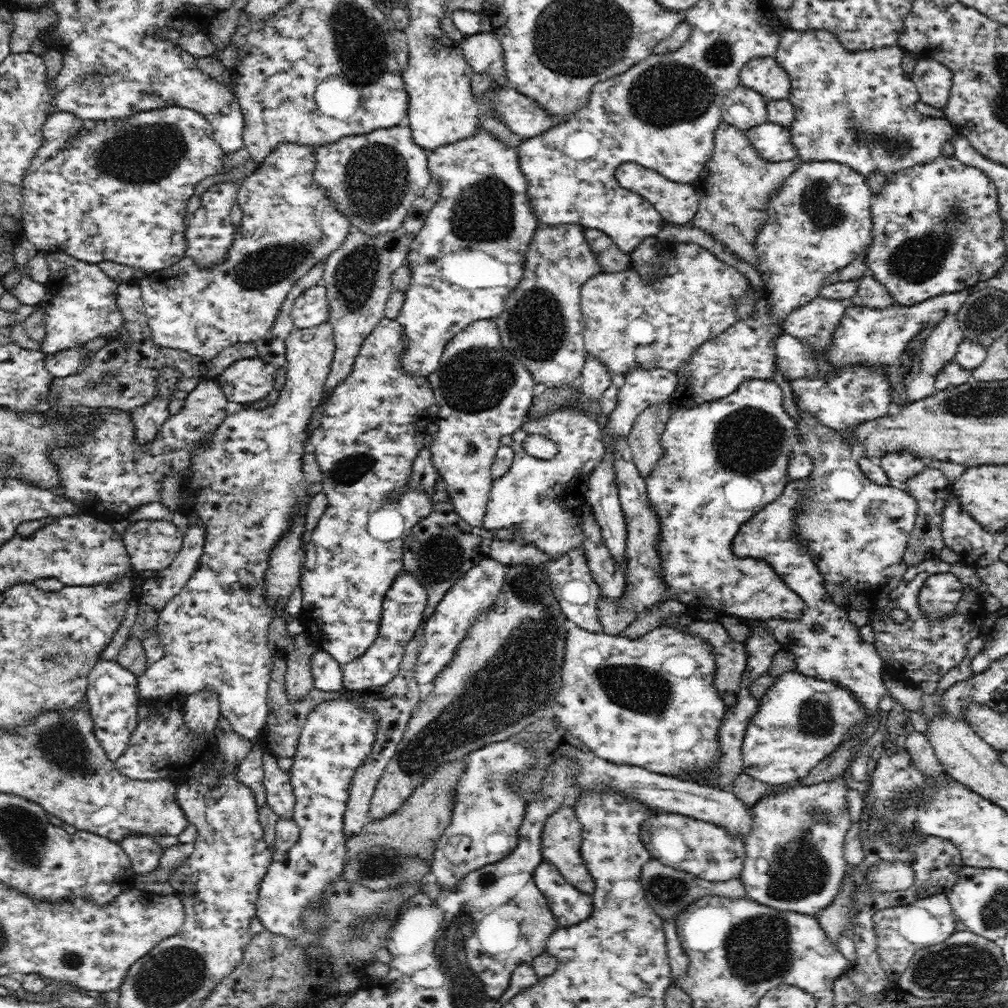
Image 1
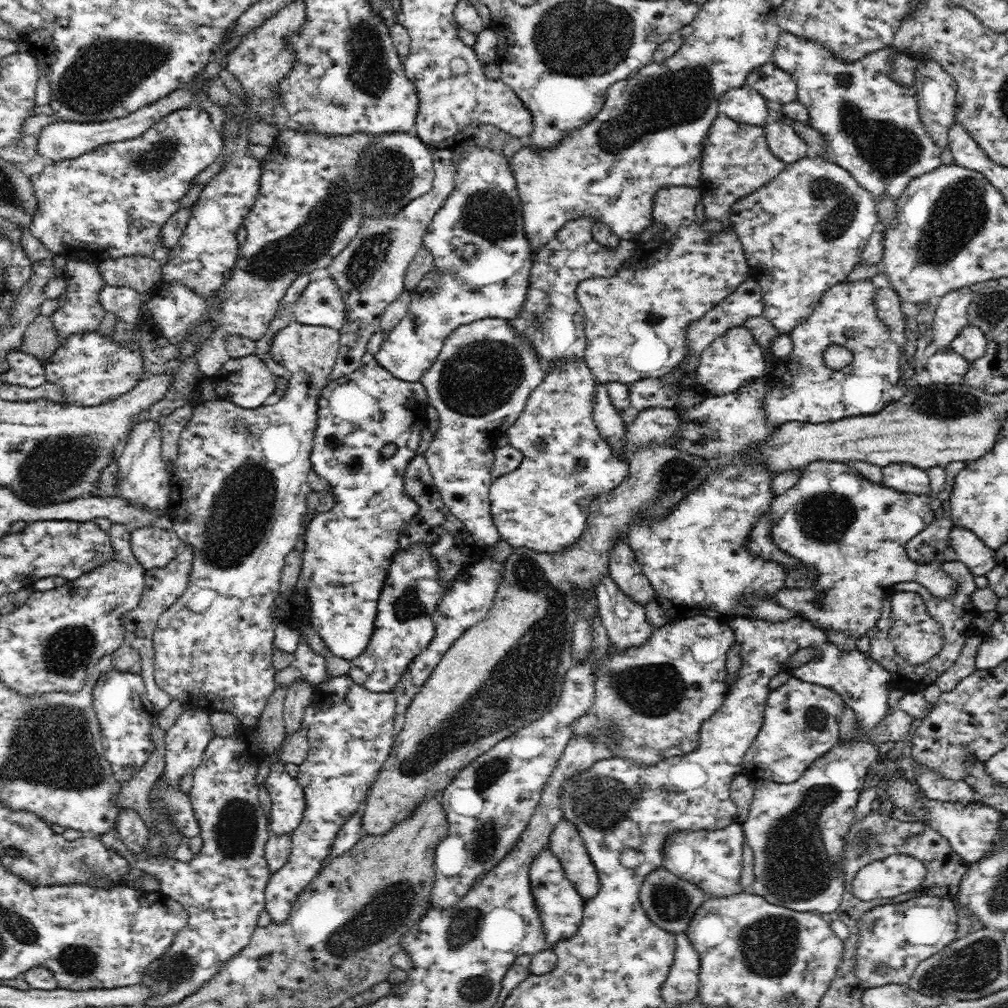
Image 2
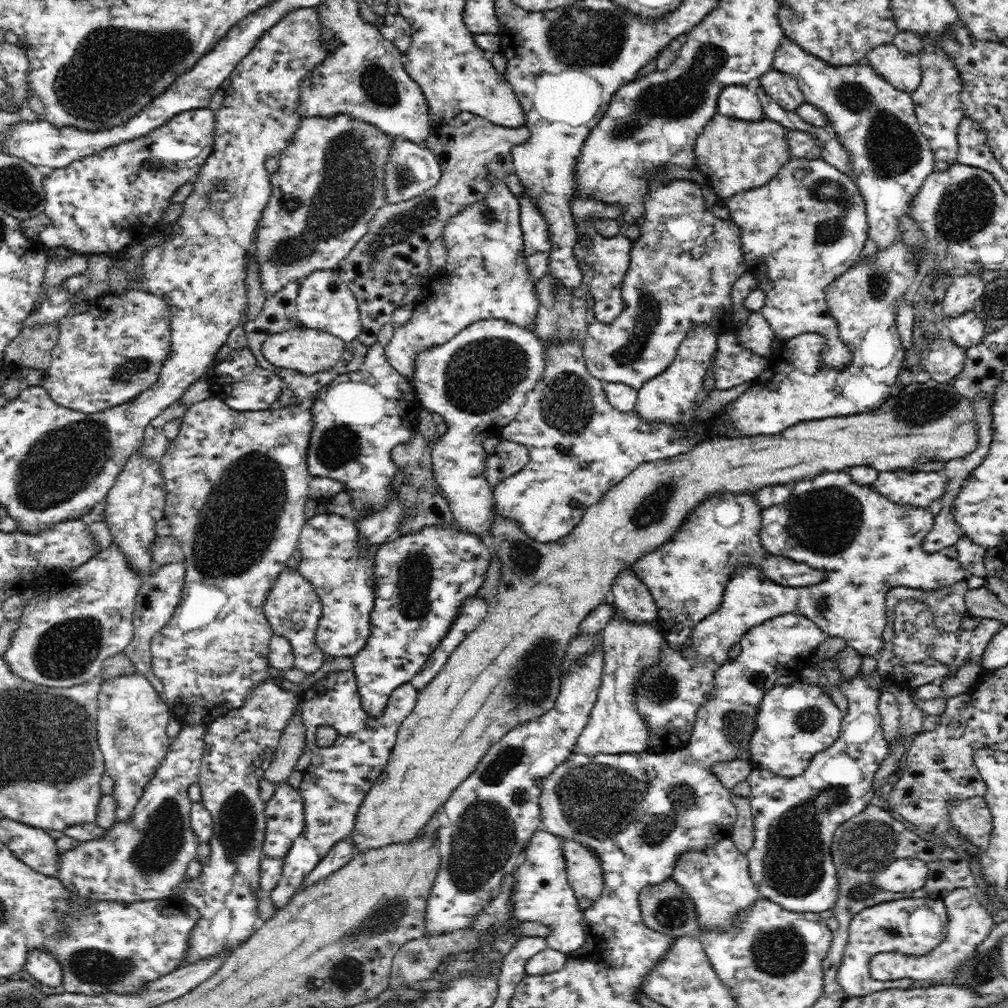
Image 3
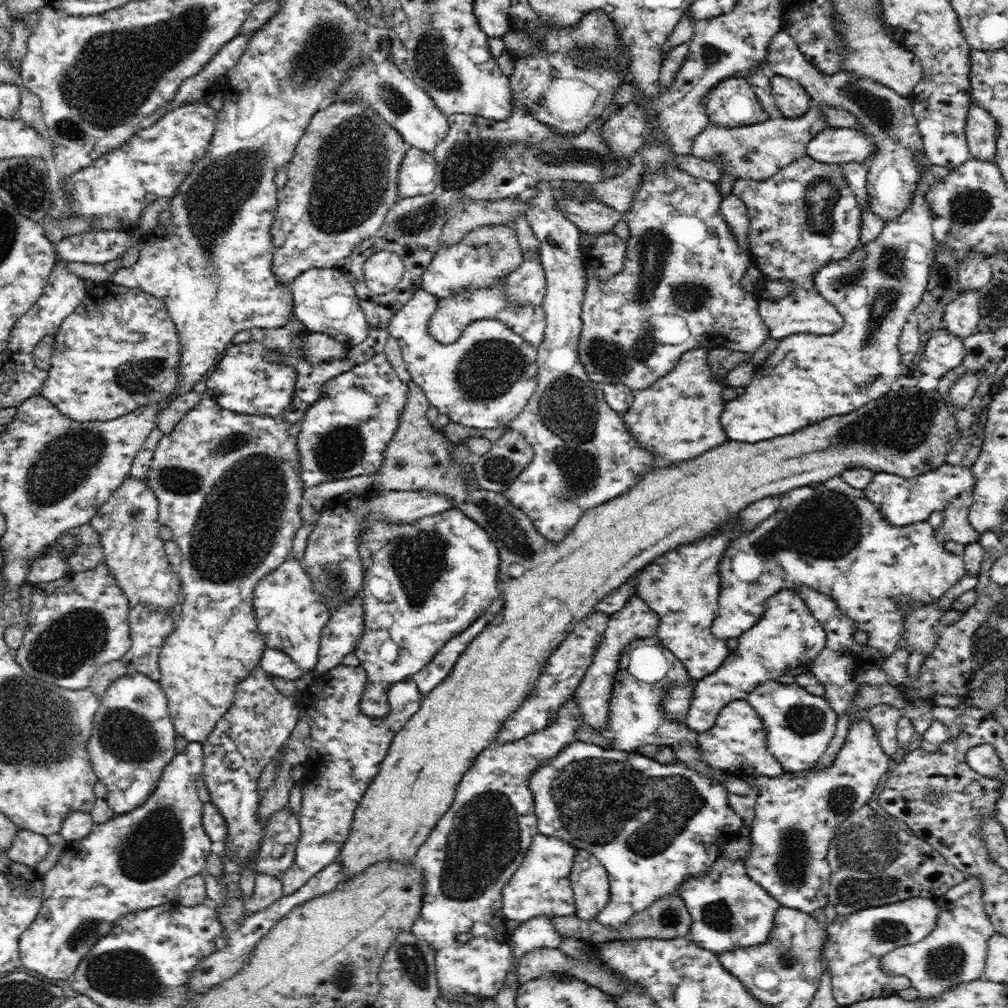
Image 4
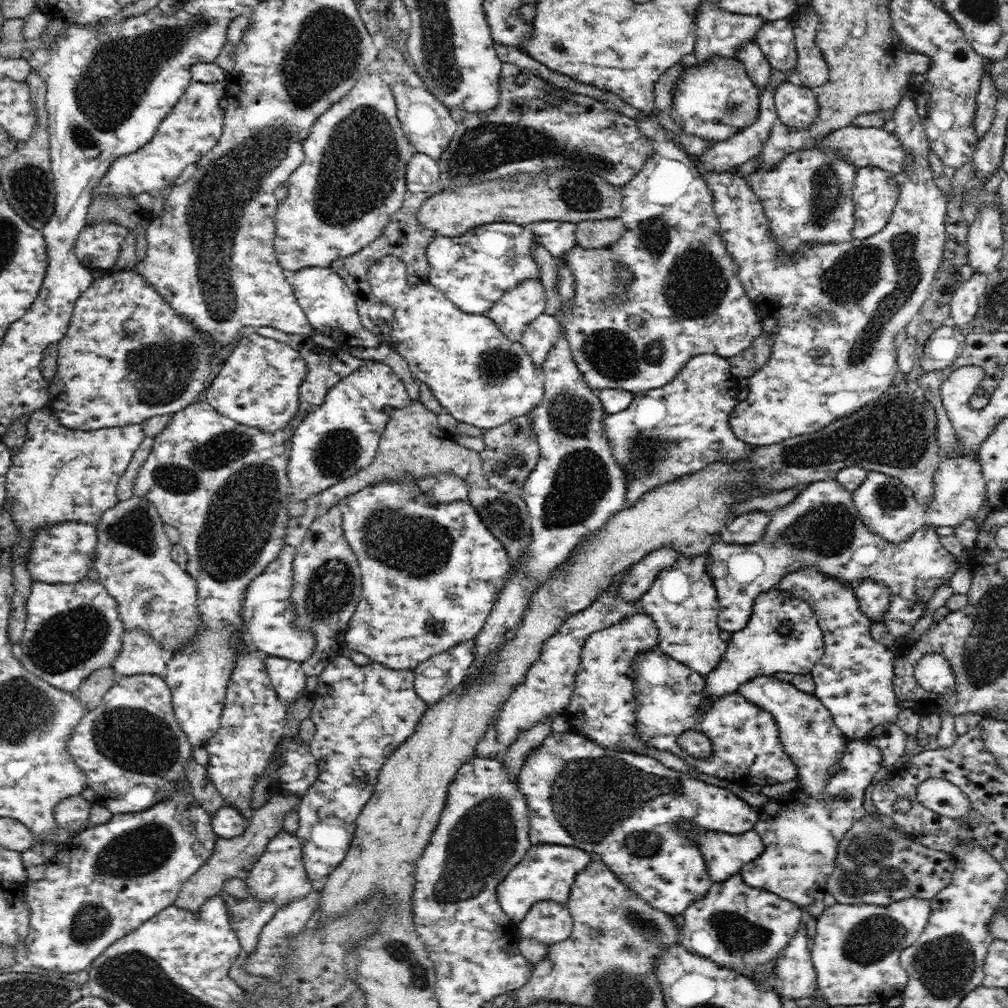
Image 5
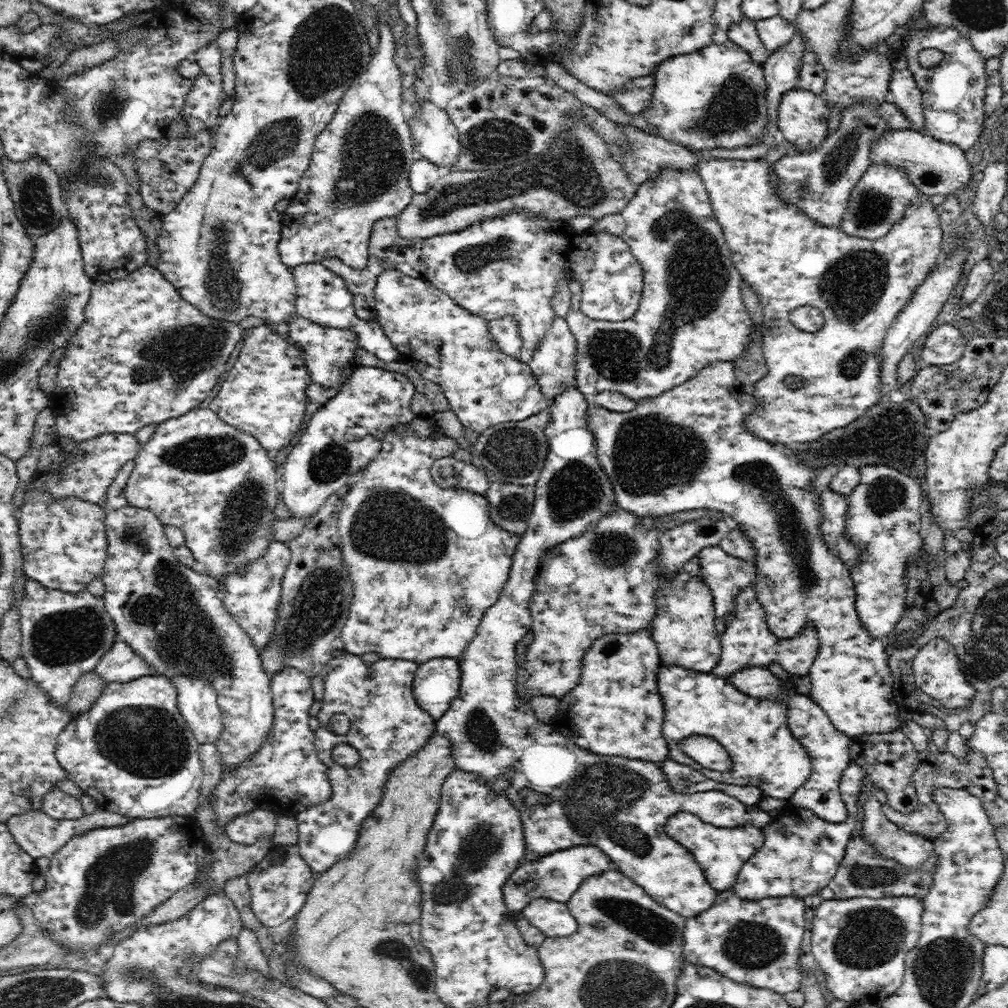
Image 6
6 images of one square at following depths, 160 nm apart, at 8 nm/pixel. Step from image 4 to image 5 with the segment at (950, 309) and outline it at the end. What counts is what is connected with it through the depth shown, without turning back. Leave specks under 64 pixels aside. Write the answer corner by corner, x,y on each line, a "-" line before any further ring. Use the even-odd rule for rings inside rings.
974,273
968,282
964,282
953,295
950,302
951,317
956,327
964,326
976,318
984,288
987,288
989,276

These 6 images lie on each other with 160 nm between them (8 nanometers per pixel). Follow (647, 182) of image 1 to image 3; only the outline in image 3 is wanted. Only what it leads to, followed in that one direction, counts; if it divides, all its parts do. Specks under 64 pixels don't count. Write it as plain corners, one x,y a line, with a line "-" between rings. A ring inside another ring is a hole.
676,179
670,183
663,183
653,188
650,188
649,193
644,199
644,212
642,213
641,219
637,220
637,225
640,227
640,236
633,241
633,247
629,256
630,262
626,273
626,277
622,281
622,299
623,299
623,310
620,316
614,320
610,325
607,323
599,322
595,318
595,304
591,297
585,299
587,303
587,333
585,340
582,342
583,354
586,359
586,366
589,373
599,381
603,383
622,383
635,388
637,391
639,388
646,384
649,380
652,380
655,376
658,376
661,372
664,372
666,368
672,364
674,358
677,356
680,344
682,340
686,339
686,332
694,326
702,325
712,325
714,328
720,328
718,333
726,331
736,331
738,335
738,343
744,349
748,349
750,353
754,353
758,356
762,356
765,359
770,359
774,354
772,351
772,344
776,339
772,327
766,321
766,318
758,312
751,312
750,318
744,322
742,326
733,325
733,303
732,303
732,290
734,282
747,271
746,259
743,257
742,243
741,243
741,230
739,227
729,219
718,219
712,215
712,212
708,210
708,205
705,204
706,199
702,195
703,186
699,183
689,182
684,179

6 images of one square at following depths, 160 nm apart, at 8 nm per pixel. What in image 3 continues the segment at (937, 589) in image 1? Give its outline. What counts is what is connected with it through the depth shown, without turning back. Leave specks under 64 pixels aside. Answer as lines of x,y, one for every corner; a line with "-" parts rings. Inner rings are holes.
840,470
840,472
822,472
814,476
814,478
806,478
804,480
796,481
791,488
791,496
786,499
782,504
774,504
768,508
763,509
761,512
761,527
759,532
760,544
765,552
768,552
768,555
774,557
784,557
786,559
793,559
794,561
803,559
804,563
808,564
812,568
817,568
818,570
823,571
822,582
818,584
813,584
809,587
791,587
788,585
782,585
774,583
774,581
768,579
766,574
762,573
756,565
742,565
738,567
733,575
730,577
728,584
726,585
724,596
722,599
722,604
716,612
713,612
712,615
707,616
705,619
700,620
692,632
690,632
690,640
684,648
674,648
667,641
664,646
662,646
662,652
660,654
660,660
658,664
650,666
642,670
642,676
636,680
634,688
632,688
632,693
634,693
634,703
636,703
636,709
638,713
646,722
646,727
650,731
650,736
648,736
647,749
645,753
650,755
659,756
660,754
666,754
671,752
676,752
677,750
683,749
687,746
688,741
690,740
693,724
696,720
696,715
698,709
709,700
710,696
713,695
714,683
715,683
715,672
718,667
721,667
722,664
726,663
729,659
728,651
732,648
732,644
736,642
741,642
741,638
752,628
753,626
758,626
758,624
764,624
765,620
770,620
774,616
782,616
789,612
795,612
800,615
806,615
810,621
816,623
827,636
838,636
844,638
847,642
847,646
851,646
861,656
878,656
878,652
882,649
882,632
885,632
886,628
886,593
898,586
904,586
906,588
918,588
926,592
930,590
940,590
940,588
946,588
946,586
952,586
960,582
960,580
965,580
968,578
968,572
962,567
962,564
954,558
949,558
944,554
938,552
927,553
922,550
922,540
924,536
930,532
930,529
933,527
935,516
932,514
928,508
914,508
913,506
902,506
901,504
896,504
891,500
888,500
885,496
882,496
879,492
876,492
876,489
872,485
860,485
856,484
852,477
849,475
847,470

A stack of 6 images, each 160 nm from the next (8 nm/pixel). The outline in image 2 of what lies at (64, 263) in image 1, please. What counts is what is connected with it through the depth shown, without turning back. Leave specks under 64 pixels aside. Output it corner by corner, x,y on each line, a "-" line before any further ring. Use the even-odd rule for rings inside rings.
72,258
66,259
66,261
62,278
65,280
65,284
67,284
67,290
60,297
56,298
61,307
50,316
54,328
58,331
59,342
79,332
96,331
107,314
100,300
105,281
98,271
97,264
77,261

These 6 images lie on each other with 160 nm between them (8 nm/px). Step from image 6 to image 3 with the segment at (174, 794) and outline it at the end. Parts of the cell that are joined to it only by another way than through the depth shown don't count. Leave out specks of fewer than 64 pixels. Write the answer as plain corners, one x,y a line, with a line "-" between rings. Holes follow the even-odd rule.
142,673
103,680
98,694
97,743
103,752
106,774
116,780
115,821
128,822
146,784
166,759
171,740
166,734
169,705

